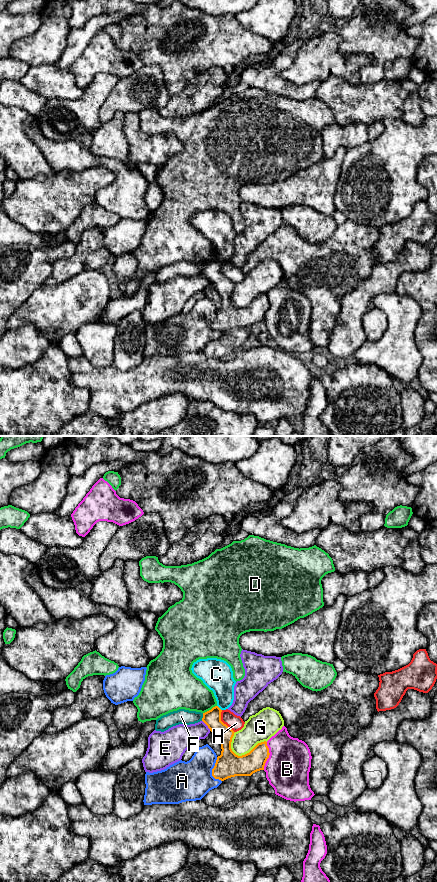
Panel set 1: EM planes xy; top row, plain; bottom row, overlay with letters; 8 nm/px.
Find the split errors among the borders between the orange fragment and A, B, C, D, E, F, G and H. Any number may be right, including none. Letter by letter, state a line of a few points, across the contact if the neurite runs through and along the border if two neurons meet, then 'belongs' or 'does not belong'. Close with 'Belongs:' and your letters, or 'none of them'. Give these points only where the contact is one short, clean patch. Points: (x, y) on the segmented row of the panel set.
A: does not belong
B: does not belong
C: xy (217, 705), (221, 710) | does not belong
D: does not belong
E: does not belong
F: xy (203, 713), (201, 720) | does not belong
G: does not belong
H: does not belong
Belongs: none of them

